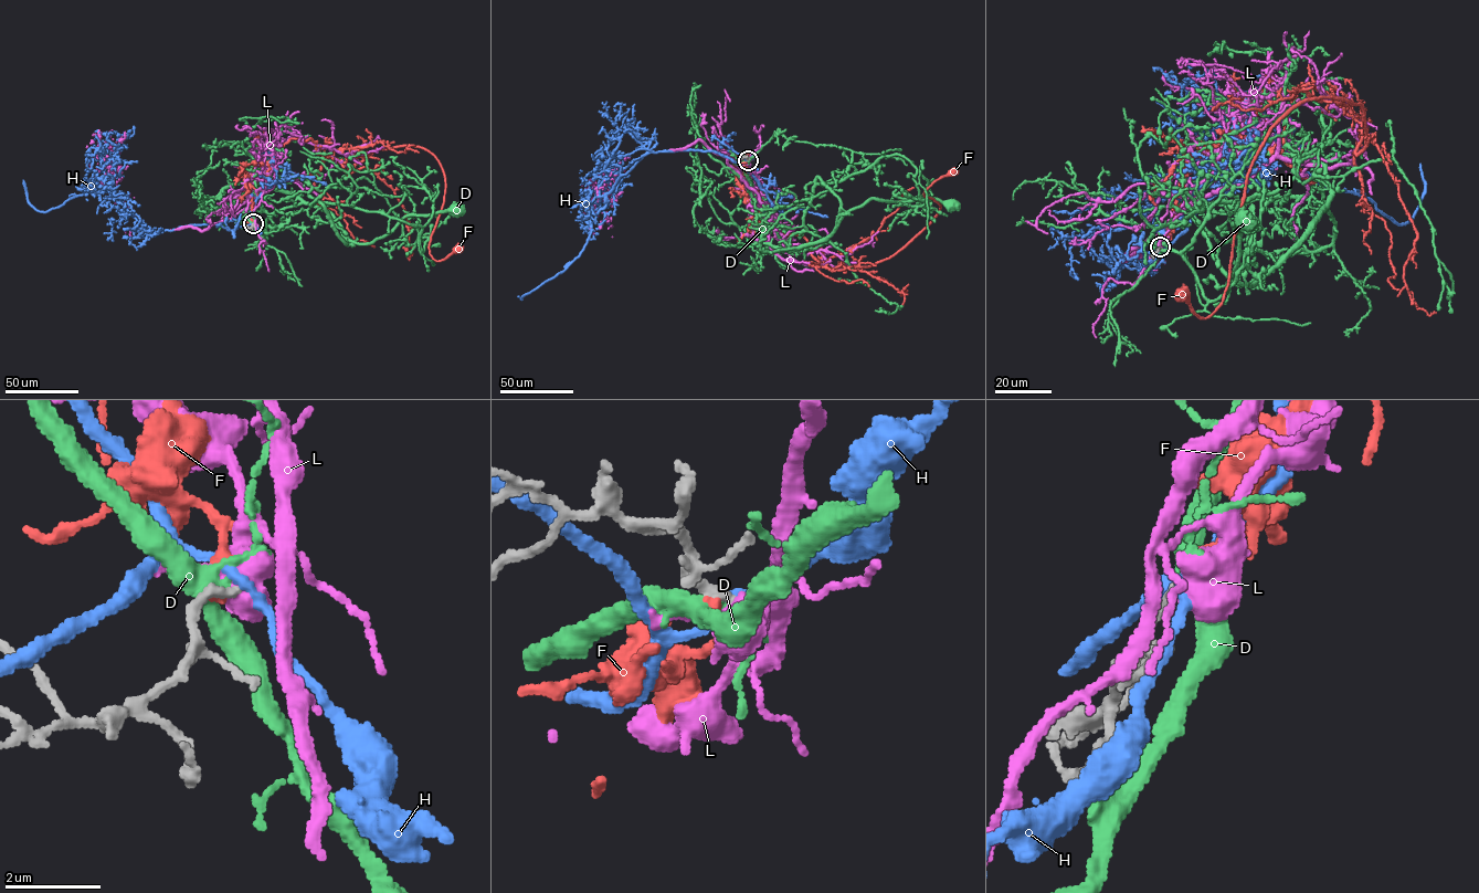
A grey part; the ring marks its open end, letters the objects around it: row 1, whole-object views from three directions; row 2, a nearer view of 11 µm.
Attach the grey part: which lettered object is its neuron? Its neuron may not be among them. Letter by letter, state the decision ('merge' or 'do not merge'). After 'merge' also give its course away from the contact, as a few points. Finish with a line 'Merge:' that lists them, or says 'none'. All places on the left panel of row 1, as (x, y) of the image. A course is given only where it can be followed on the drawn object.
D: do not merge
F: do not merge
H: do not merge
L: do not merge
Merge: none

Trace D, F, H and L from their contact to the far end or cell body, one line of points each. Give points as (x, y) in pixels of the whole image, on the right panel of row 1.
D: (1160, 247), (1217, 165), (1323, 166), (1317, 221), (1255, 284), (1234, 276), (1247, 220)
F: (1160, 247), (1187, 156), (1276, 157), (1301, 84), (1358, 154), (1363, 109), (1271, 128), (1222, 303), (1181, 294)
H: (1160, 247), (1165, 234), (1144, 265), (1219, 191), (1258, 182), (1260, 150), (1397, 223), (1419, 206), (1421, 164)
L: (1160, 247), (1169, 220), (1121, 259), (1223, 177), (1225, 129), (1245, 114), (1267, 108), (1277, 169), (1306, 174)

